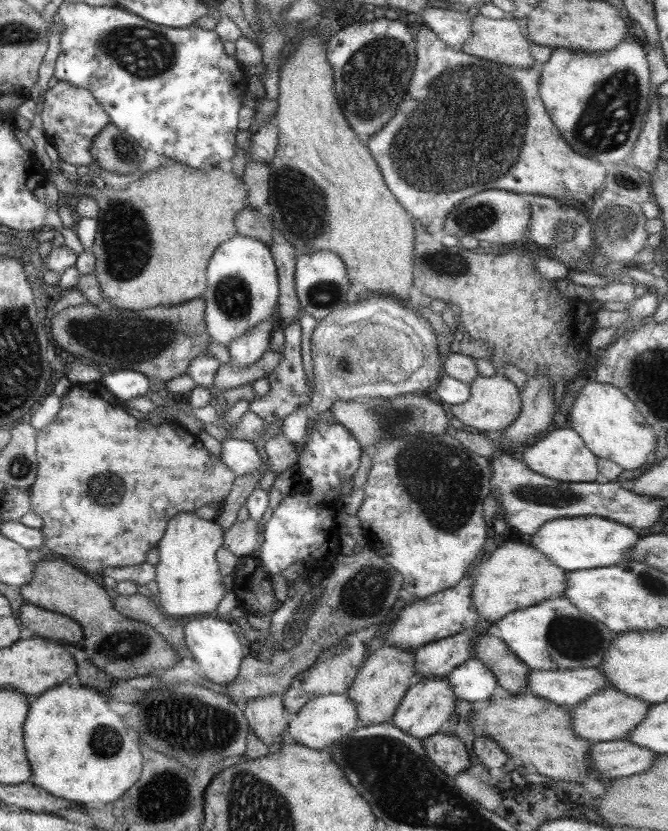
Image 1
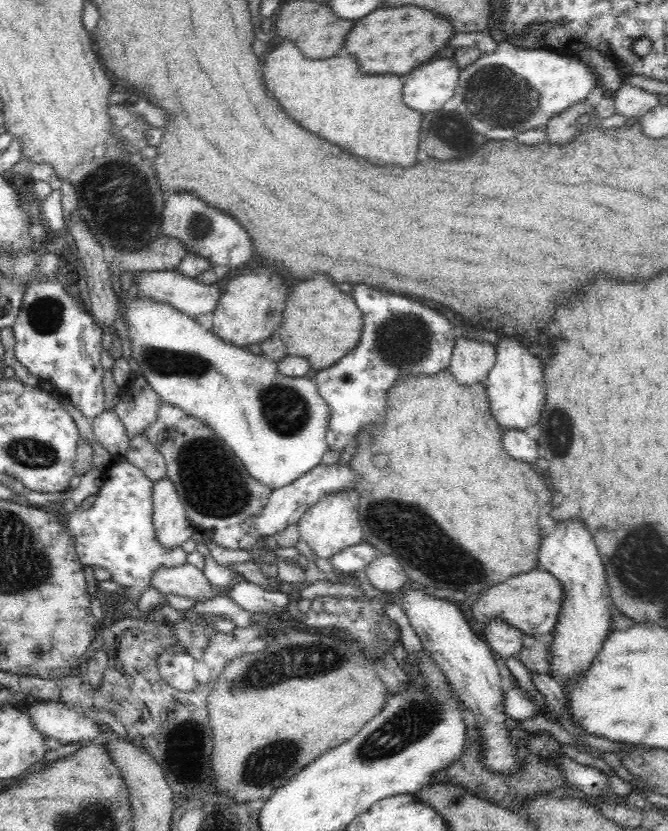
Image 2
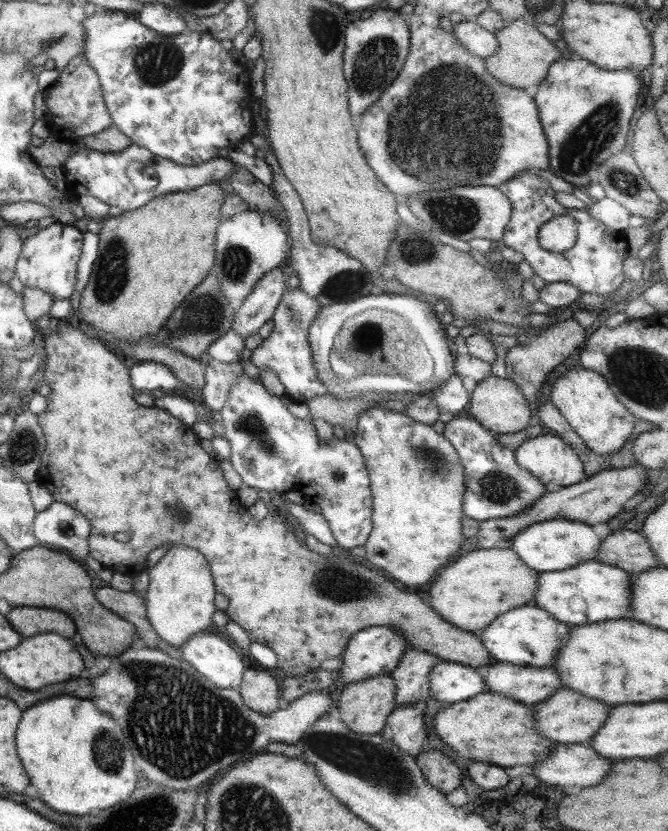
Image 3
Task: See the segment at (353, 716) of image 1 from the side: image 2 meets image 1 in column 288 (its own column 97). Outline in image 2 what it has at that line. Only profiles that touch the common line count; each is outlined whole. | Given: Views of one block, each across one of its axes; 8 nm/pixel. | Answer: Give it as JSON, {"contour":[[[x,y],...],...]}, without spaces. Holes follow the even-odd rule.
{"contour":[[[40,702],[28,708],[27,713],[44,738],[56,738],[62,745],[93,741],[101,733],[98,720],[88,710],[80,713],[62,703]]]}

